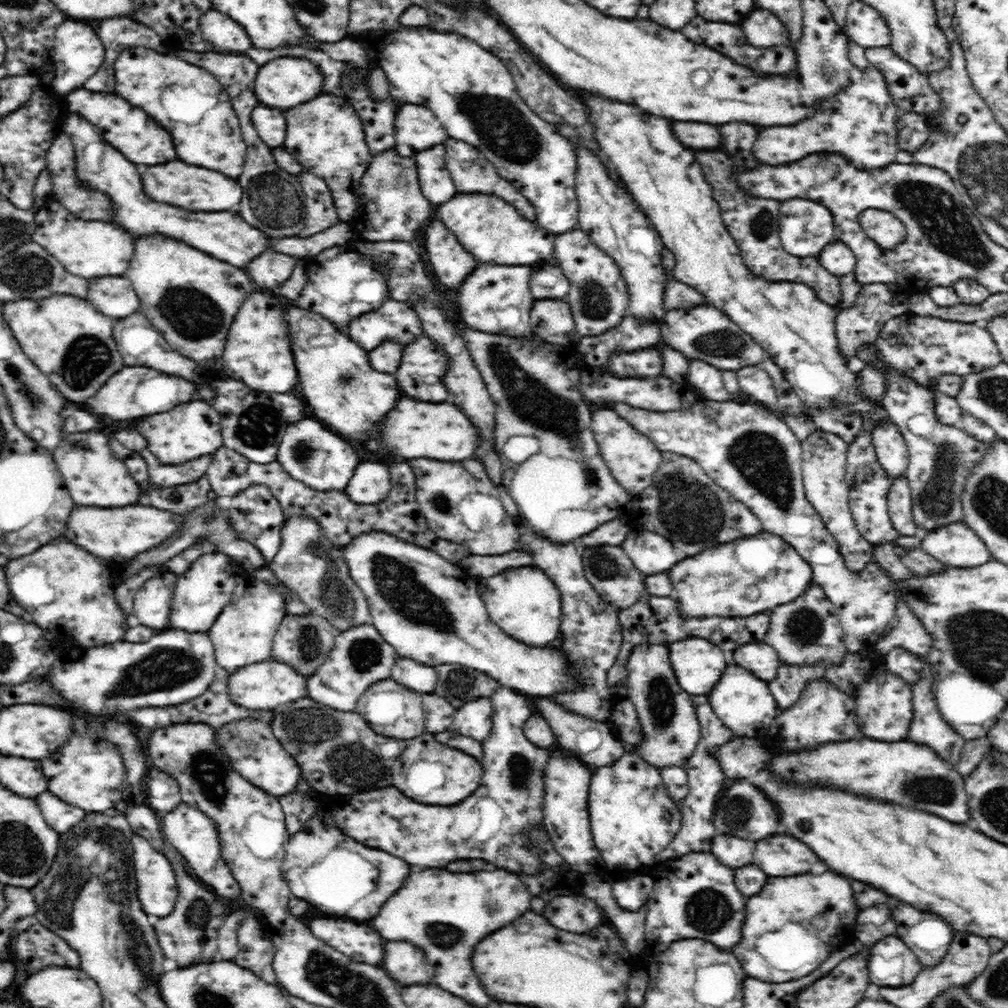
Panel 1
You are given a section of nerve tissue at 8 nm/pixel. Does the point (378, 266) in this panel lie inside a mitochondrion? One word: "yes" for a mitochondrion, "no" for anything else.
no

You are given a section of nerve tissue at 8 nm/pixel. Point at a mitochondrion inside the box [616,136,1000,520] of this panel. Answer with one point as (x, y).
(940, 218)

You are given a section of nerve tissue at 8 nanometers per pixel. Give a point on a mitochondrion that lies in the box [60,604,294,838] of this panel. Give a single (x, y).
(162, 668)

